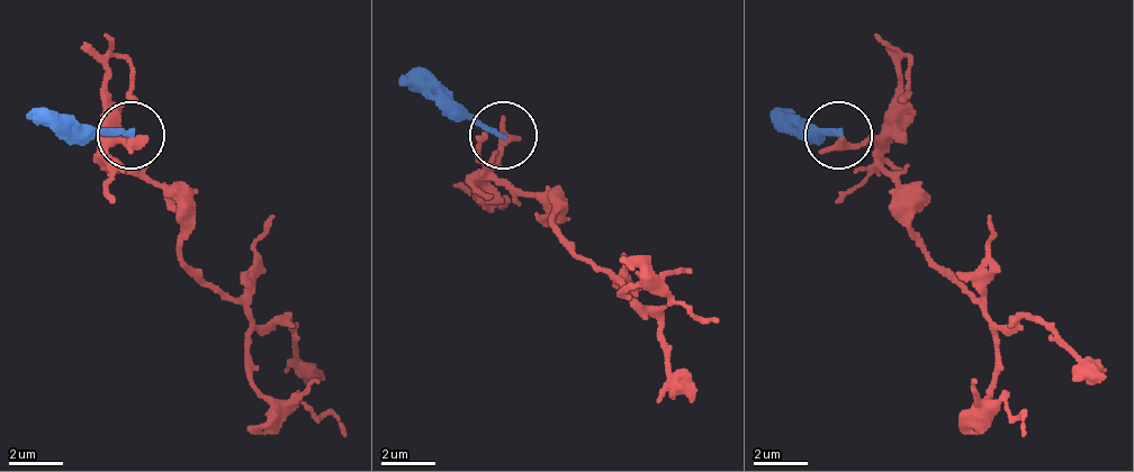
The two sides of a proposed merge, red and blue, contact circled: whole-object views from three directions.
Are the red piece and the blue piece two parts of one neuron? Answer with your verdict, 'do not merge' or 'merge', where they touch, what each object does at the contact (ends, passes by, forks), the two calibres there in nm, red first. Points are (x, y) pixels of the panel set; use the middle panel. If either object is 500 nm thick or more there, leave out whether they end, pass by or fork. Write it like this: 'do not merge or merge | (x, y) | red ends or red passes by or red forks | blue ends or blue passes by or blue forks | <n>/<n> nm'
do not merge | (503, 135) | red ends | blue ends | 360/190 nm

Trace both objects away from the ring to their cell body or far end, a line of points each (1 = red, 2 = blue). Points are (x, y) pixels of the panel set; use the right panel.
1: (837, 141), (876, 147), (903, 200), (910, 241), (984, 315), (998, 381), (991, 401), (1018, 415), (1024, 435)
2: (837, 134), (797, 134), (776, 114)

